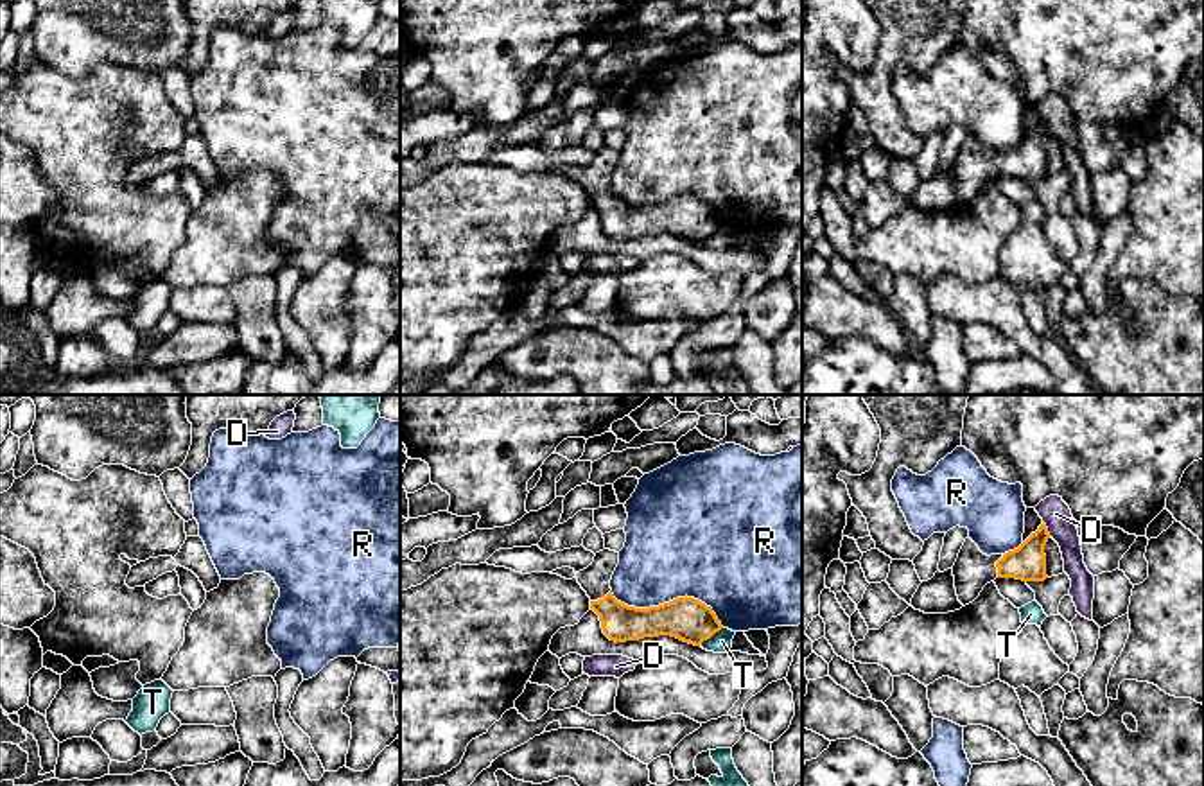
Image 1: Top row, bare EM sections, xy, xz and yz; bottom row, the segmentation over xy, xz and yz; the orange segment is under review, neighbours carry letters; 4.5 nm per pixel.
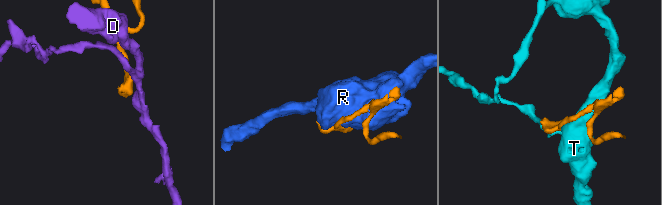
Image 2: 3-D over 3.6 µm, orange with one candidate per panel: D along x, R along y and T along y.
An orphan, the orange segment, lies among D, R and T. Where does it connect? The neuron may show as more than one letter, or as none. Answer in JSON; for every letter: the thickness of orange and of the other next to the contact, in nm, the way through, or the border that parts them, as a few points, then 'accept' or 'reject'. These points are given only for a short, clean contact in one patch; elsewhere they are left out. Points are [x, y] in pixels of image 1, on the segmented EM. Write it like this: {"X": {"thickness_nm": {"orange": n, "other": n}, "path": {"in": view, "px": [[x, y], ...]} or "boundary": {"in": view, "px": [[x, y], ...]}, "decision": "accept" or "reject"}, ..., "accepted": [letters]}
{"D": {"thickness_nm": {"orange": 160, "other": 140}, "decision": "reject"}, "R": {"thickness_nm": {"orange": 190, "other": 460}, "decision": "reject"}, "T": {"thickness_nm": {"orange": 190, "other": 100}, "decision": "reject"}, "accepted": []}

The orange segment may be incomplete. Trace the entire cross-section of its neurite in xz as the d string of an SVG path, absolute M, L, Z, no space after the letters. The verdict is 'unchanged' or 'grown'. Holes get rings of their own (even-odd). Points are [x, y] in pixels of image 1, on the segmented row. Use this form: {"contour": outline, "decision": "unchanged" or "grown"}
{"contour": "M603 549L594 562L576 572L578 583L590 598L590 608L599 616L603 633L615 642L671 635L700 646L723 626L705 603L694 598L676 598L669 603L635 608L617 601L610 580L619 563L619 553Z", "decision": "grown"}

